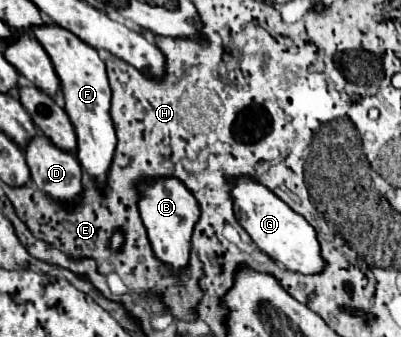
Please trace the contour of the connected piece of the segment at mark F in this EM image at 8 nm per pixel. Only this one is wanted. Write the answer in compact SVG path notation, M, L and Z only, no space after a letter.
M41 24L41 26L31 26L31 32L49 54L53 68L57 70L57 76L61 80L65 112L69 114L77 134L77 158L85 168L85 172L103 184L117 144L113 122L109 116L111 88L107 82L105 64L97 56L95 48L91 48L89 44L85 44L83 40L79 40L75 34L71 34L61 26Z

